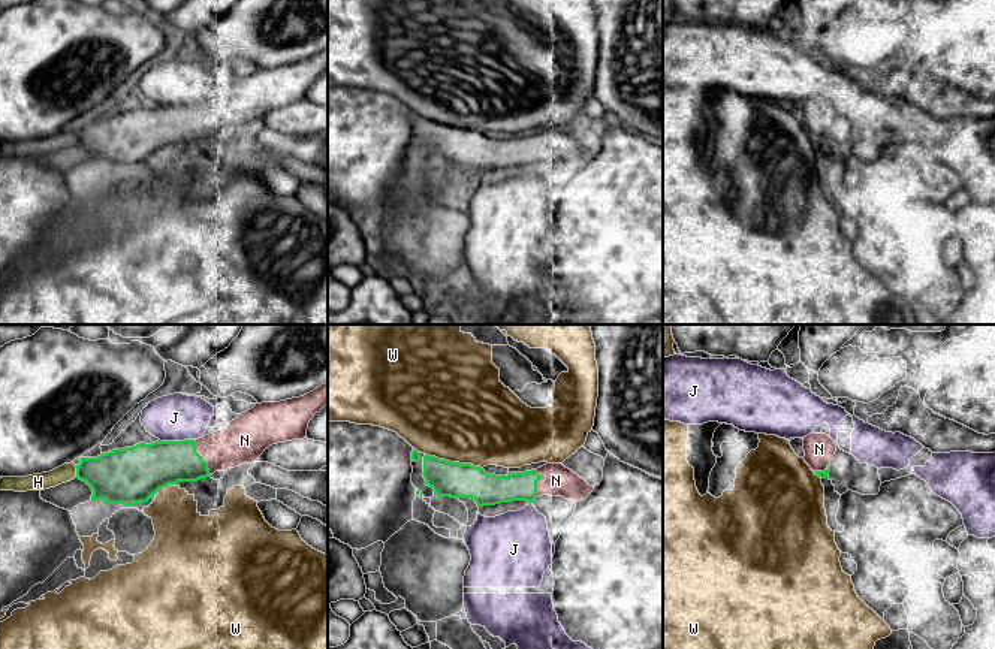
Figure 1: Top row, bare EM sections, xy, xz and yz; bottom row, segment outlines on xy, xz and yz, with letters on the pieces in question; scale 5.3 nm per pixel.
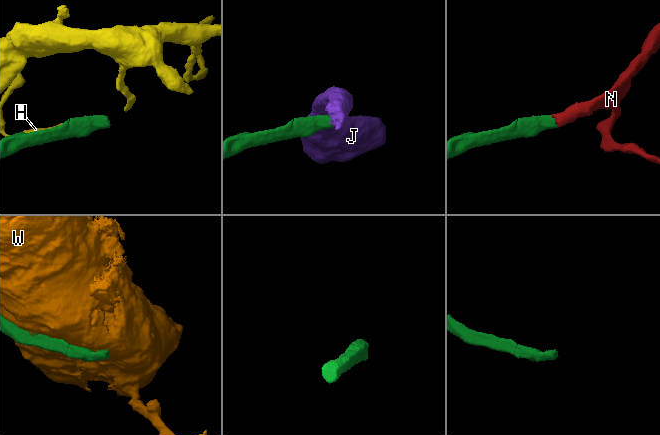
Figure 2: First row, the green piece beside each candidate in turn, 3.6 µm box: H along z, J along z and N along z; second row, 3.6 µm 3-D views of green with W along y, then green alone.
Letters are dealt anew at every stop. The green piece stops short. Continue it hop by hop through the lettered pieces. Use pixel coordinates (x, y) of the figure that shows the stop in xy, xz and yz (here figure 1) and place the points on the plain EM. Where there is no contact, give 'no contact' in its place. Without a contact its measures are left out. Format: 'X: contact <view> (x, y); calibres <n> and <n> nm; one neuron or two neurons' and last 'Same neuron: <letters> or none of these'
H: contact xy (77, 136); calibres 300 and 100 nm; two neurons
J: contact xy (177, 106); calibres 280 and 260 nm; two neurons
N: contact xy (201, 123); calibres 240 and 240 nm; one neuron
W: contact xz (454, 127); calibres 190 and 480 nm; two neurons
Same neuron: N

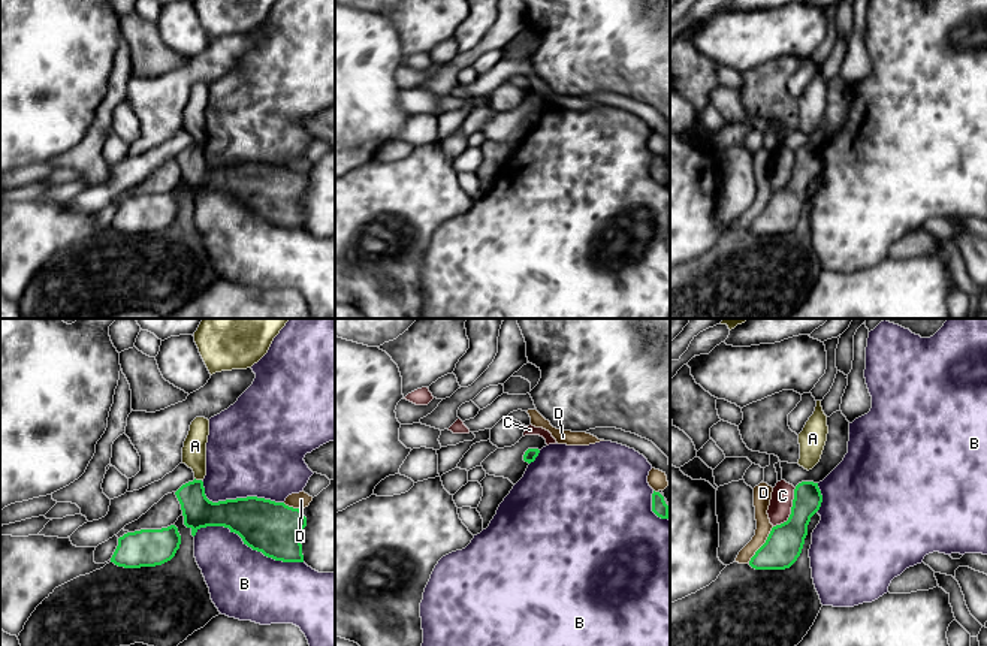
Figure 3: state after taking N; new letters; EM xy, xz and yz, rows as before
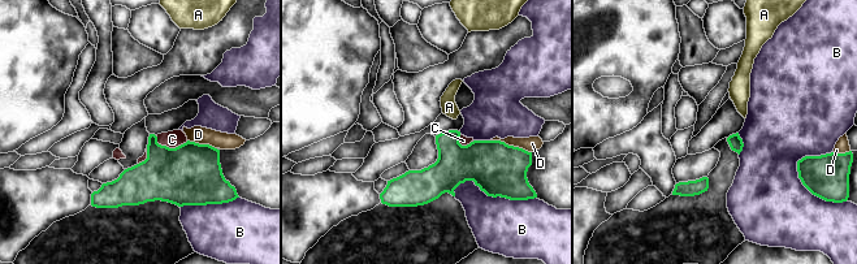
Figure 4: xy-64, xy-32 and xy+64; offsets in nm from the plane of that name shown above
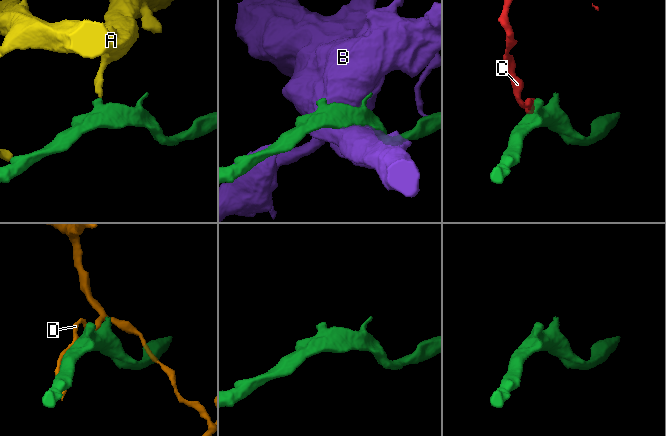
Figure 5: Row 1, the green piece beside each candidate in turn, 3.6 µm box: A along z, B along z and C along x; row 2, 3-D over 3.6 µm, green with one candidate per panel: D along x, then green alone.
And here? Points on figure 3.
A: contact xy (198, 145); calibres 170 and 130 nm; two neurons
B: contact xy (248, 211); calibres 280 and 380 nm; two neurons
C: contact yz (791, 175); calibres 200 and 120 nm; two neurons
D: contact yz (763, 210); calibres 200 and 100 nm; two neurons
Same neuron: none of these

